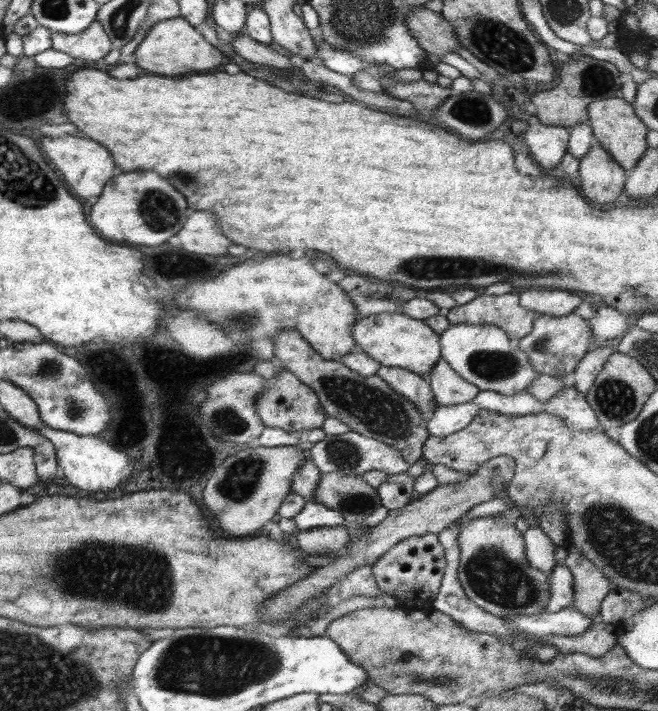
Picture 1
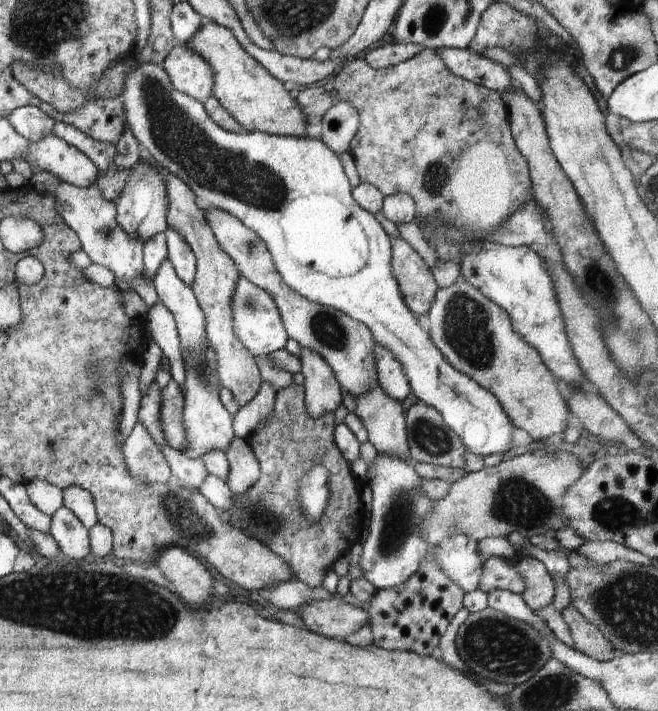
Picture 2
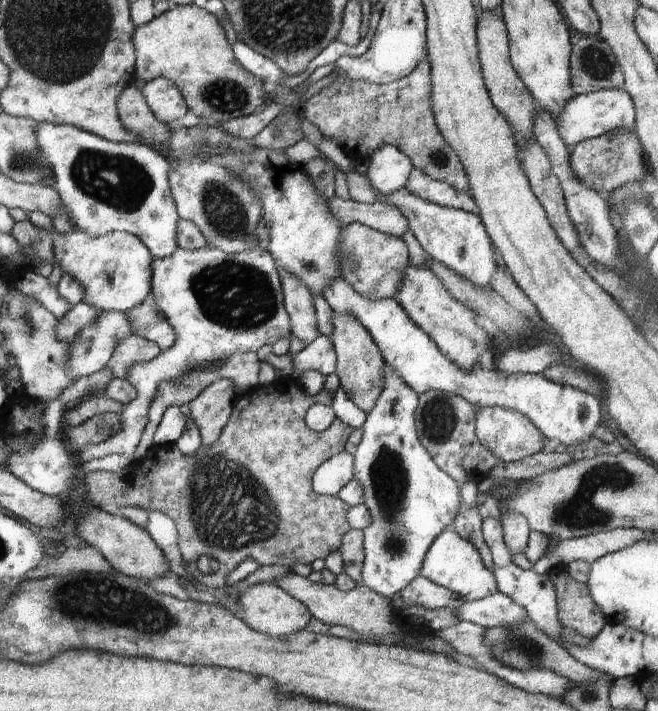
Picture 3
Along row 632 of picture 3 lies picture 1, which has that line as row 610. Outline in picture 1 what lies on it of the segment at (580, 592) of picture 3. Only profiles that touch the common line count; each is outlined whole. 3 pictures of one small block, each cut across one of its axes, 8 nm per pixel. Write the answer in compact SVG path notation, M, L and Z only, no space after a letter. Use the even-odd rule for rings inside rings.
M567 546L568 556L563 562L570 570L574 581L574 602L576 611L584 613L592 622L599 615L601 602L612 588L608 577L579 548Z

